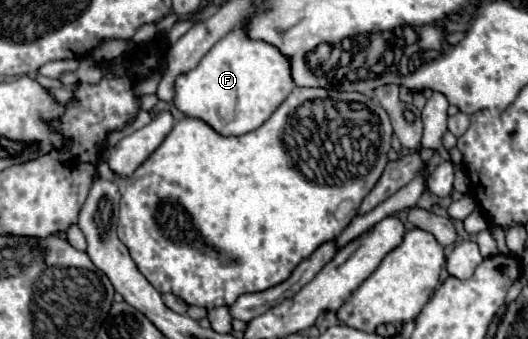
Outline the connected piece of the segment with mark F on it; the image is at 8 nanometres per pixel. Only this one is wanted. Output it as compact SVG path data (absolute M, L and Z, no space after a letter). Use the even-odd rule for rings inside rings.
M236 27L194 69L176 77L174 105L184 115L206 121L222 135L244 135L268 121L294 87L290 59L278 47L250 39L246 27Z

